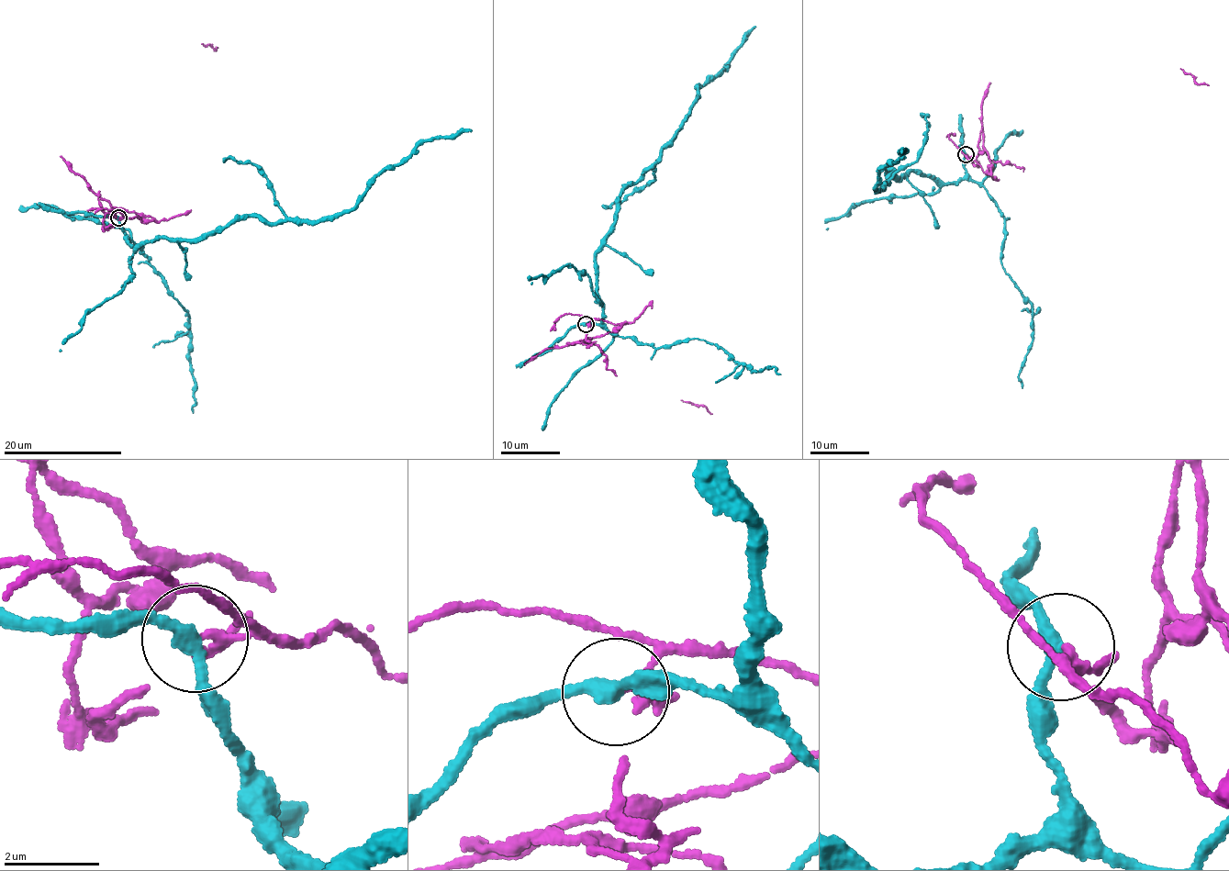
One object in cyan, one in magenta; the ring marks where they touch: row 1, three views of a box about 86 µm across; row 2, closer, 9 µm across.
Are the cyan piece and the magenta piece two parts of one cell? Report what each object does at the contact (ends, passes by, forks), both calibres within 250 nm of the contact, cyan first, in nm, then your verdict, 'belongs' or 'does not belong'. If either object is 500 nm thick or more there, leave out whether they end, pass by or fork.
cyan passes by; magenta passes by; calibres 280 and 160 nm; does not belong

